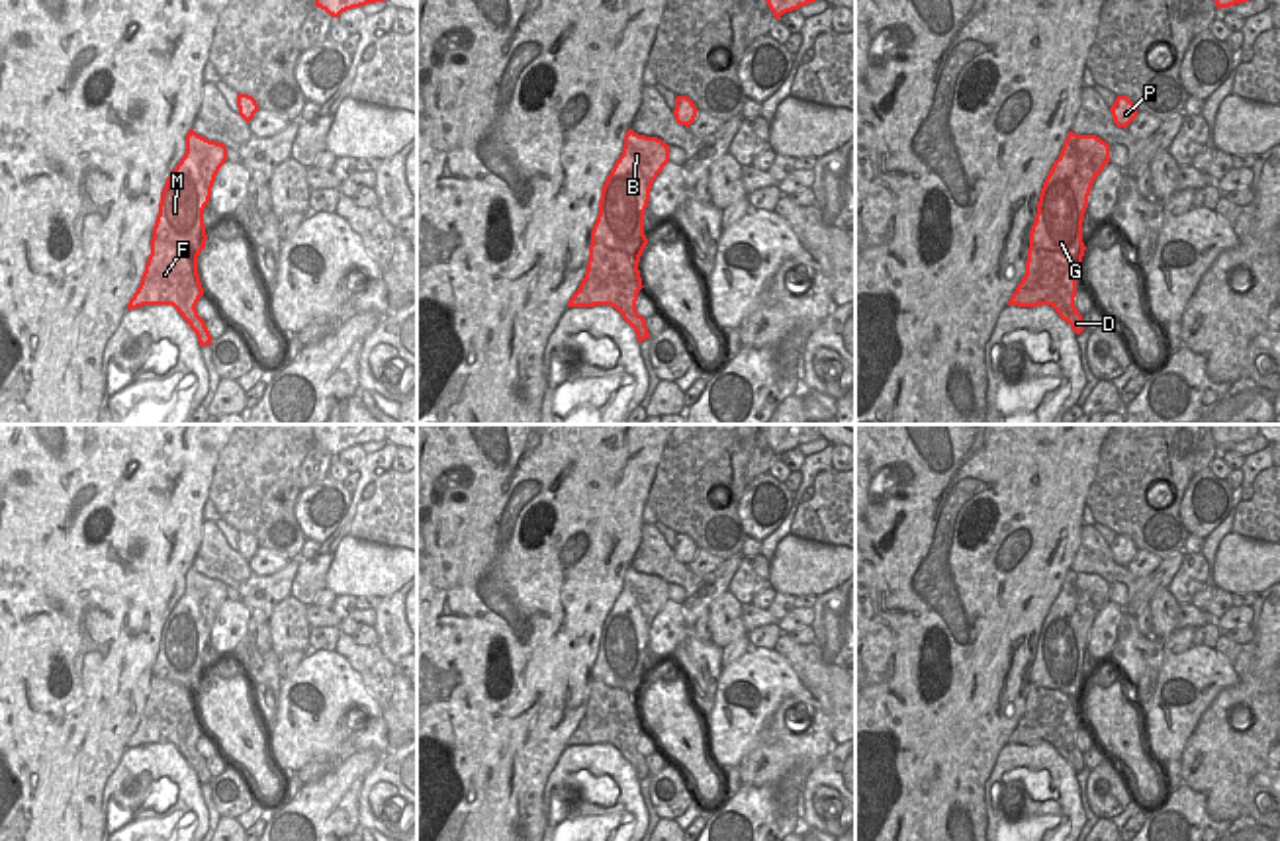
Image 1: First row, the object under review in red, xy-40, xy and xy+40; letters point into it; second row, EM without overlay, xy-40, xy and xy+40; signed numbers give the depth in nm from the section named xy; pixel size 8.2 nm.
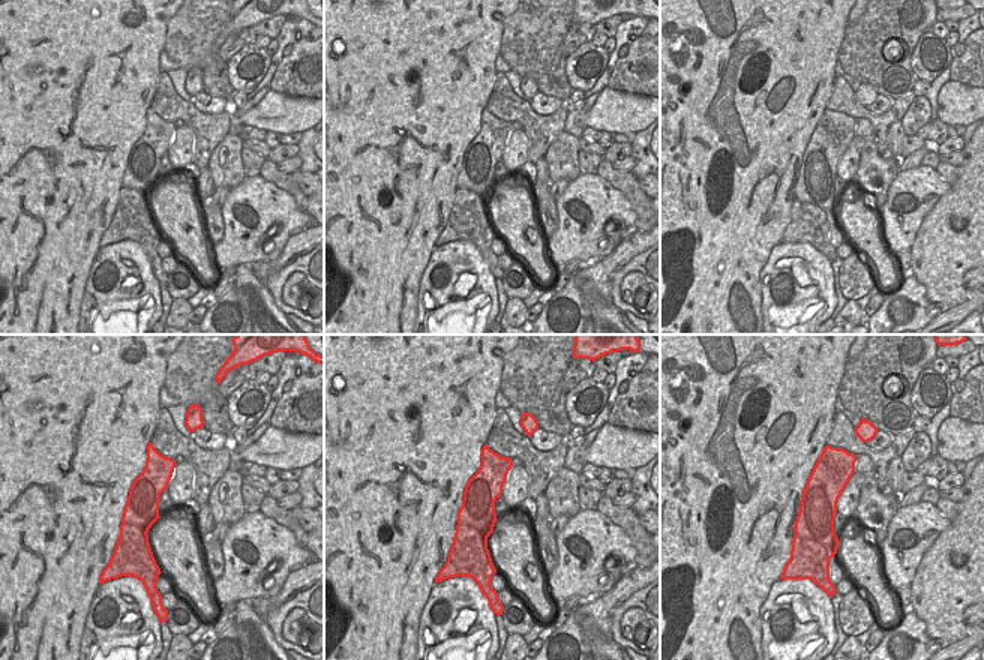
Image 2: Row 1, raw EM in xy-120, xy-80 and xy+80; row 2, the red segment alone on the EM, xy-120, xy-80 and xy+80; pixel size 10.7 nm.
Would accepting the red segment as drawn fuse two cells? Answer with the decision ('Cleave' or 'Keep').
Cleave.

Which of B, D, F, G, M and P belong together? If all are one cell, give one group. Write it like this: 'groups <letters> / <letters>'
groups B G M P / D F

